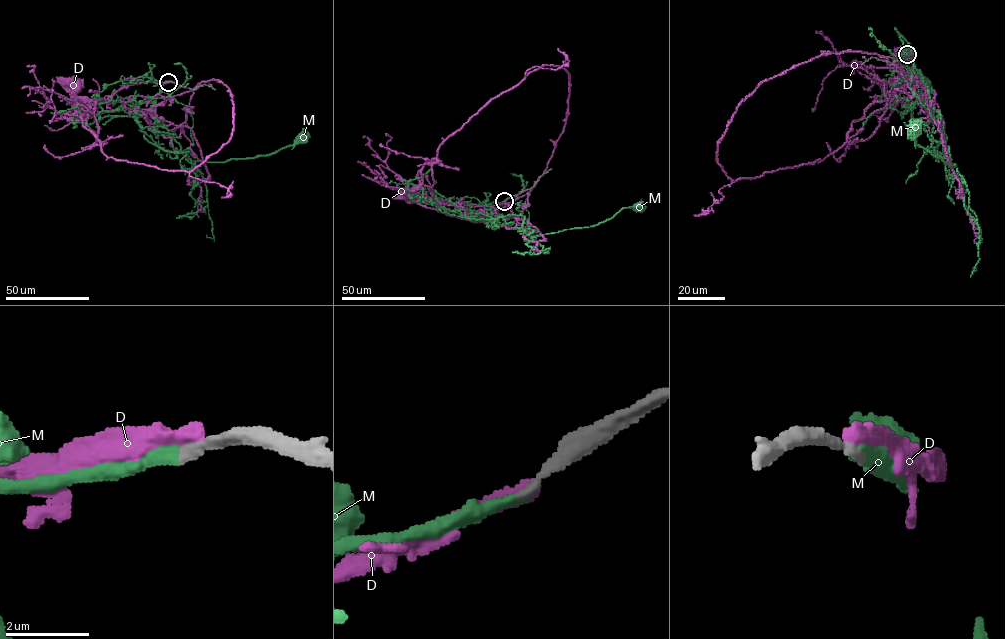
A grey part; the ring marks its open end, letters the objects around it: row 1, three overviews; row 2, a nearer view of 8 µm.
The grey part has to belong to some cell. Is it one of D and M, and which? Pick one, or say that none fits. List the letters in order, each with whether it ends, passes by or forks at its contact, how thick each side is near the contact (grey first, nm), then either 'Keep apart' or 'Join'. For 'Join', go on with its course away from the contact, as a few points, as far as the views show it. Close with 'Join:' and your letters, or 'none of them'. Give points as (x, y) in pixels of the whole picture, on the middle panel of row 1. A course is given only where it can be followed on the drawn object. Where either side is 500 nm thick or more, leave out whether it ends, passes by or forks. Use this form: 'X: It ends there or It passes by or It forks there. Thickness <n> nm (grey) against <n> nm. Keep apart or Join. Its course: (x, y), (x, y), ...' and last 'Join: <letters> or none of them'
D: It ends there. Thickness 320 nm (grey) against 440 nm. Keep apart
M: It ends there. Thickness 260 nm (grey) against 300 nm. Join. Its course: (505, 201), (495, 204), (491, 217), (498, 224), (521, 228), (528, 235), (592, 227), (624, 208), (640, 206)
Join: M

